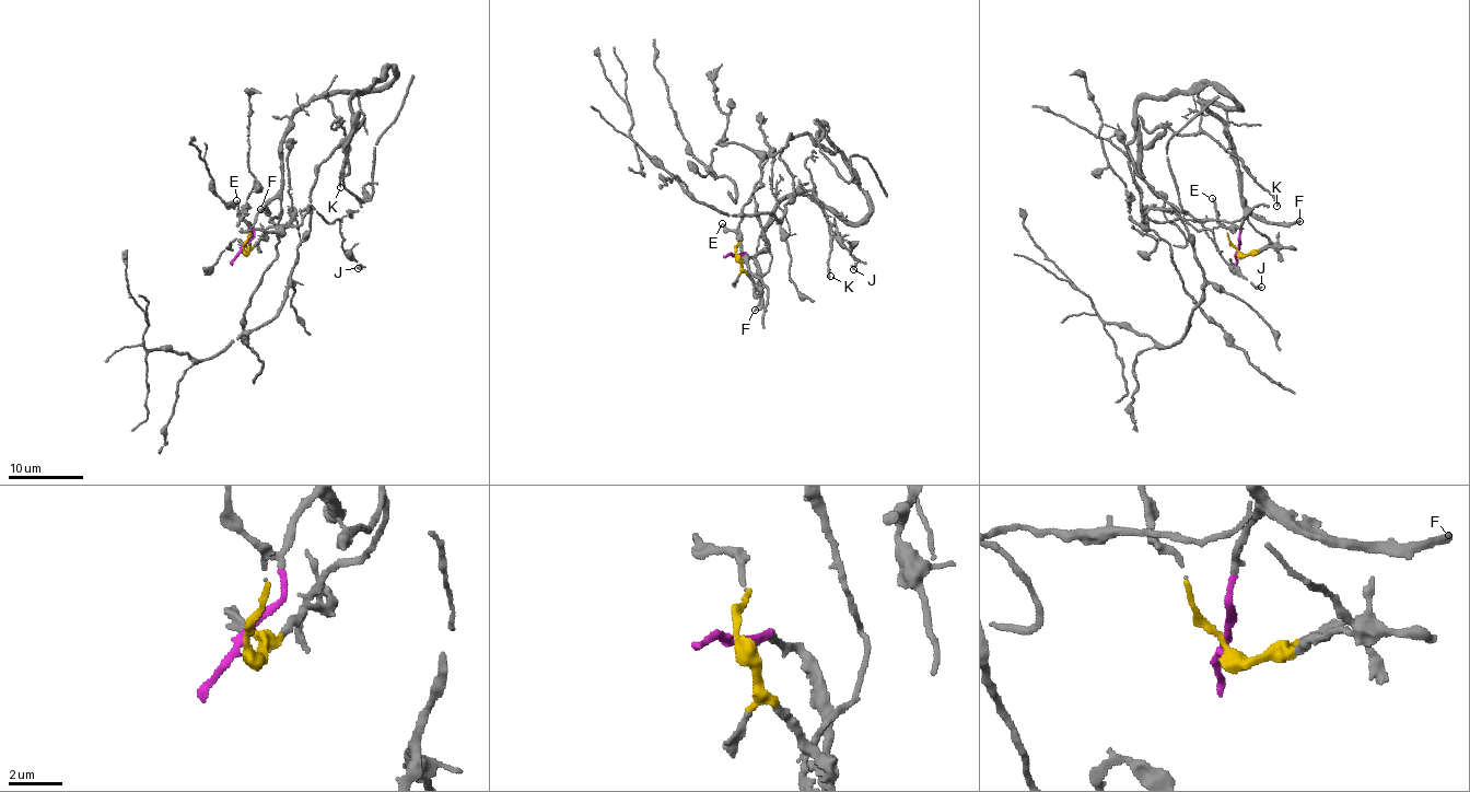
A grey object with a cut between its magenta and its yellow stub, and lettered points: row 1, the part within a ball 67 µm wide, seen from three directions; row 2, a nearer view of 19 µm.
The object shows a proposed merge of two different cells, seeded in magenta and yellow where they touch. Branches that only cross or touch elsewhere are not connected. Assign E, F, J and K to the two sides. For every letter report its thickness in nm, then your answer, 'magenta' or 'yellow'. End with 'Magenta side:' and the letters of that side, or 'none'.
E: calibre 200 nm; yellow
F: calibre 260 nm; magenta
J: calibre 240 nm; magenta
K: calibre 200 nm; magenta
Magenta side: F, J, K

